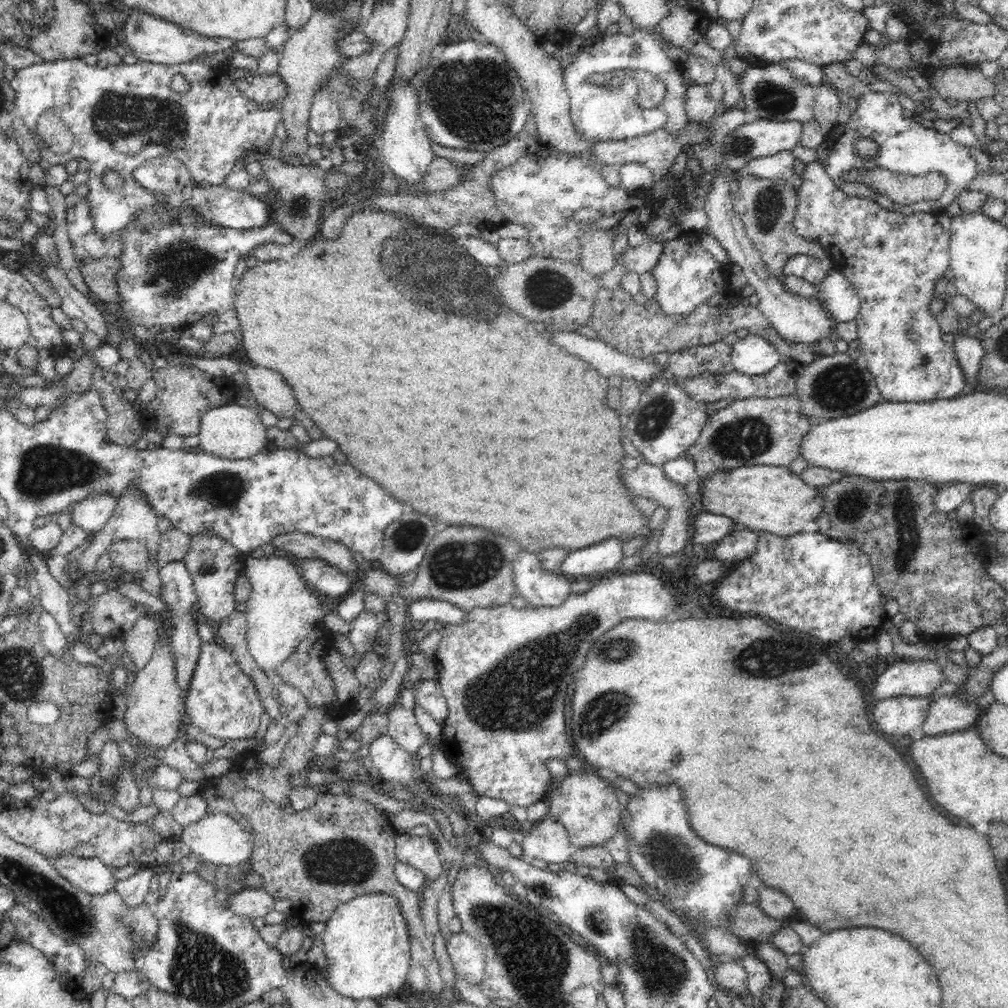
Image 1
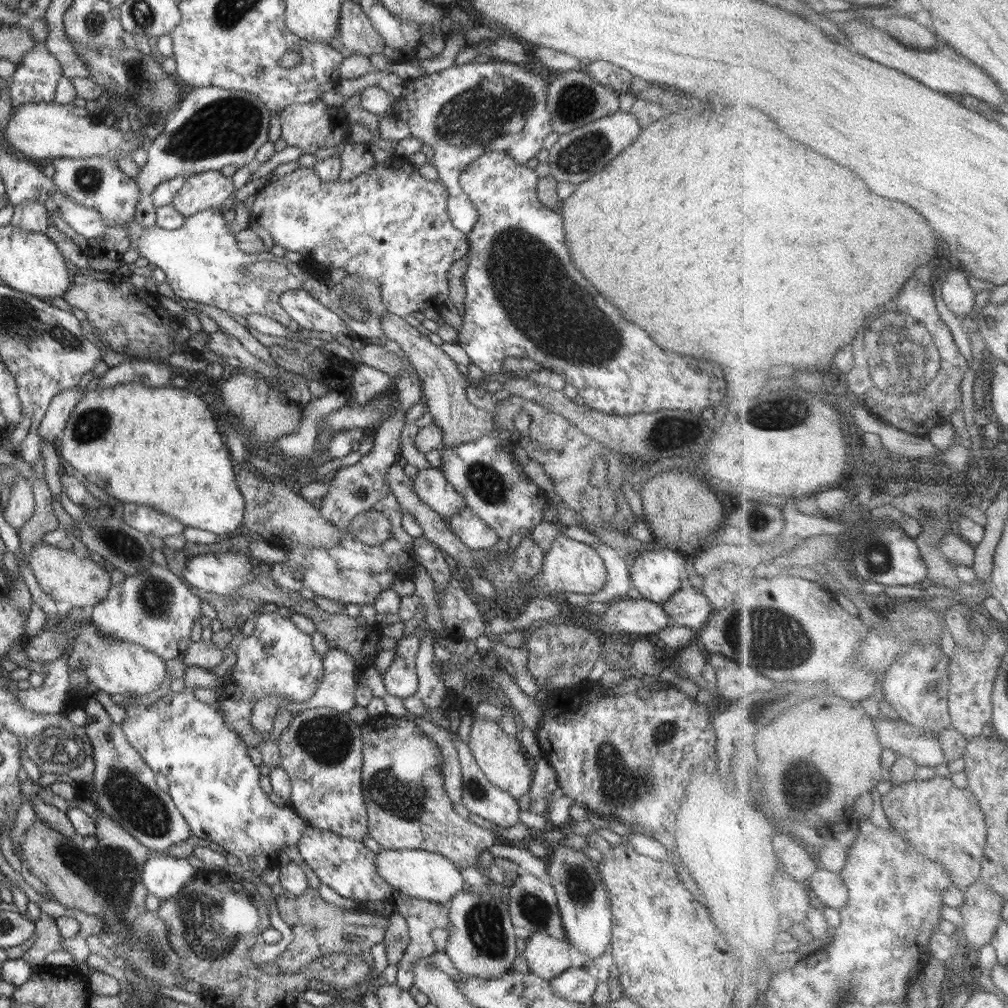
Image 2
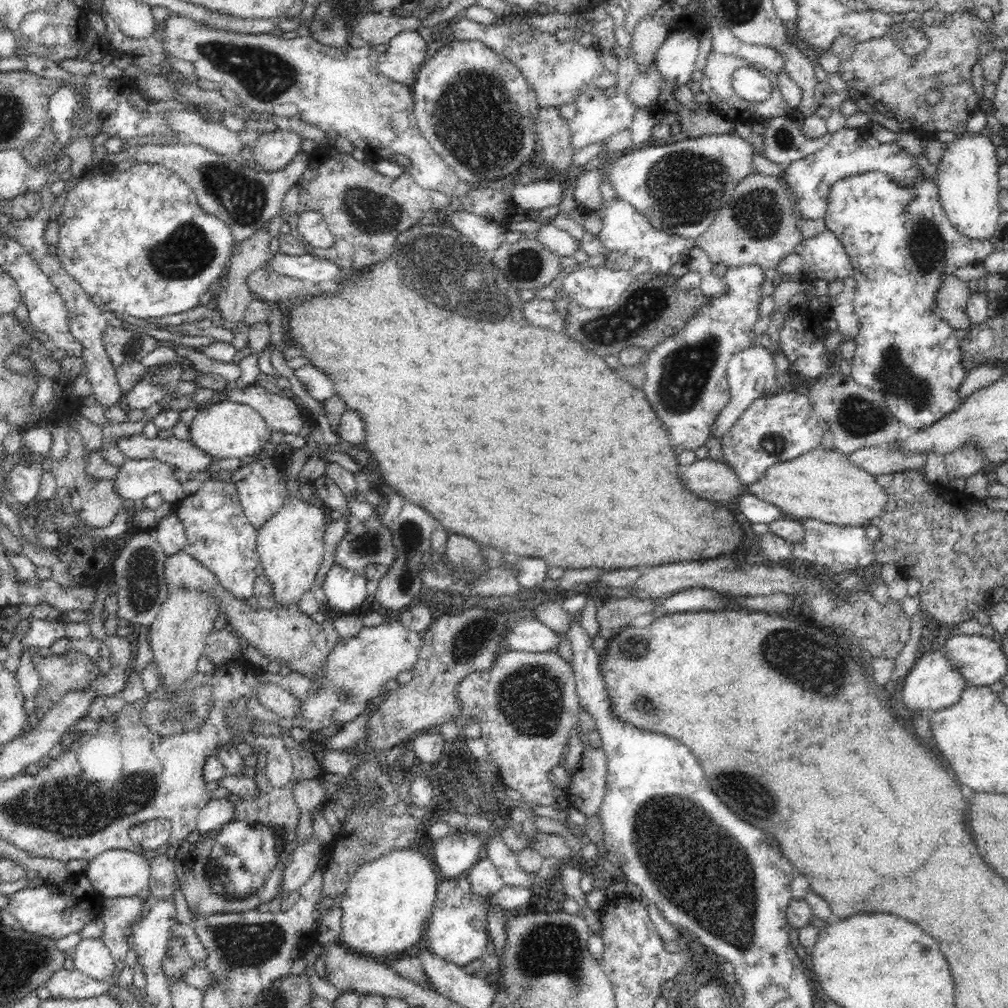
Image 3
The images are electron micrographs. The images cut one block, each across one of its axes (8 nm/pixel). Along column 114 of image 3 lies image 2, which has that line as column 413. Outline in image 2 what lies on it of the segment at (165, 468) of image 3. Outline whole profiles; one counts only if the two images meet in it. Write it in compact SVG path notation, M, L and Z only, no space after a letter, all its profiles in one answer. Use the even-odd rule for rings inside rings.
M426 468L412 477L412 490L434 512L448 519L463 509L464 497L446 480L440 469Z

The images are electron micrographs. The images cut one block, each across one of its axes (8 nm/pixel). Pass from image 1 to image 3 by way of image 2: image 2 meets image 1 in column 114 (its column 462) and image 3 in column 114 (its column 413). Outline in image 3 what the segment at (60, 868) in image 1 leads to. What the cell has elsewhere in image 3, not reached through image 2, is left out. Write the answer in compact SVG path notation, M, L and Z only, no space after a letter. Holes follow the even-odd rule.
M108 850L89 862L84 871L95 893L103 897L136 897L149 886L149 860L141 854Z

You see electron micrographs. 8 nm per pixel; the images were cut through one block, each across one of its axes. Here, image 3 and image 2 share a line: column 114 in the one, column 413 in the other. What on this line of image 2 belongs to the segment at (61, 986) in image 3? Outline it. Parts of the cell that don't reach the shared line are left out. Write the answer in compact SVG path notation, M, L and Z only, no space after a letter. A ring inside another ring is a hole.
M397 891L394 892L391 897L387 898L386 904L391 904L393 910L401 914L409 926L409 944L403 958L397 963L398 972L395 983L396 986L408 991L415 984L412 963L414 963L416 959L420 959L420 957L428 957L436 952L436 944L431 938L432 930L434 930L434 928L446 929L449 925L449 904L422 900L421 898L406 896Z

